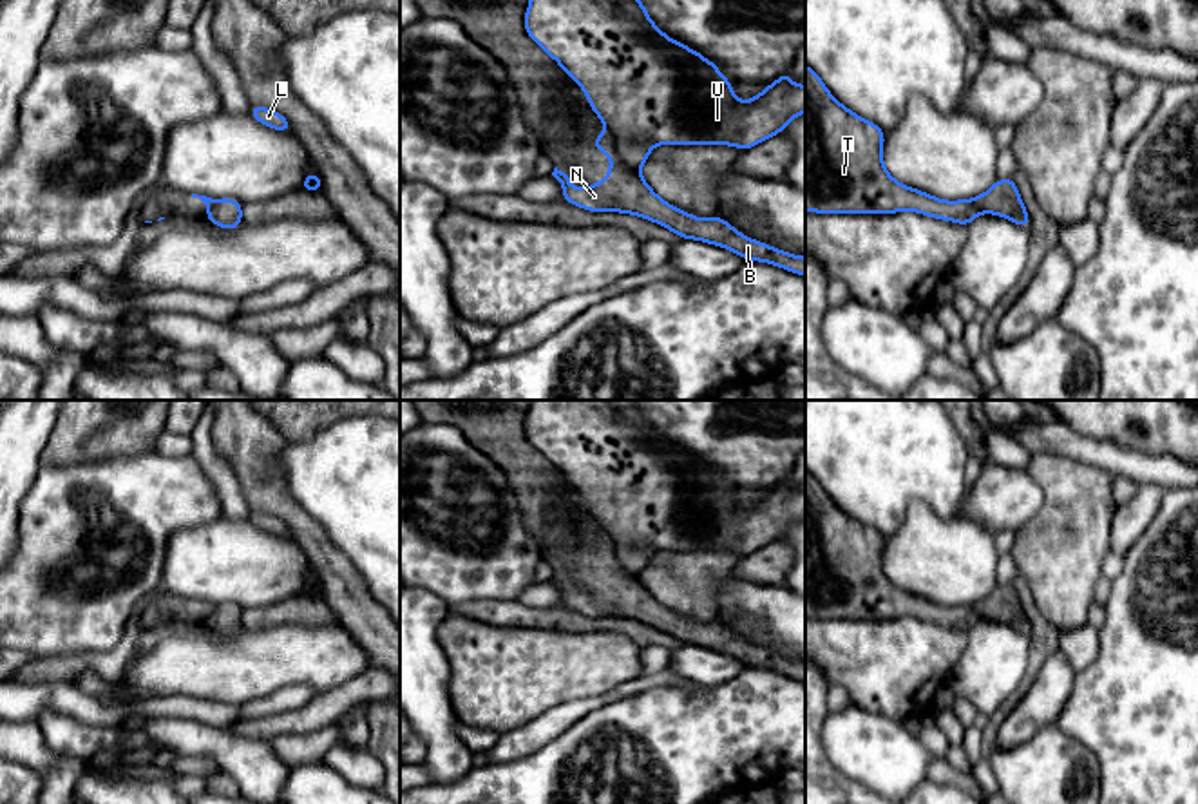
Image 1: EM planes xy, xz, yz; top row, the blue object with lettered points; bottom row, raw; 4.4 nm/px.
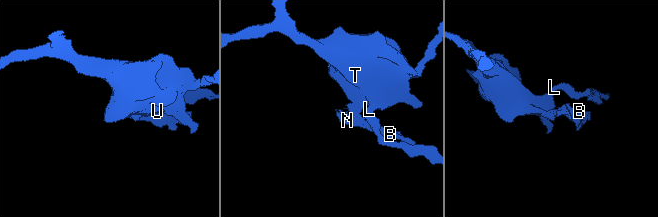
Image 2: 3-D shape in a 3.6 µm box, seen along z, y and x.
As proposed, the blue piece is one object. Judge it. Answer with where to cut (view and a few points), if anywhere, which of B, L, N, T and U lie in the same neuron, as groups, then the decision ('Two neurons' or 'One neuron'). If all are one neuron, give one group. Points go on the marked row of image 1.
Split along xz (610, 136), (616, 154), (630, 169), (637, 171). Groups: B N / L T U. Two neurons

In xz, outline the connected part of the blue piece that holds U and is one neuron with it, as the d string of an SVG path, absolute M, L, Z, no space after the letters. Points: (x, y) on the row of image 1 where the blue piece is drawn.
M530 0L525 31L585 91L630 170L641 170L650 148L662 143L747 150L805 112L805 85L793 85L789 71L749 101L738 101L718 67L668 38L639 0Z

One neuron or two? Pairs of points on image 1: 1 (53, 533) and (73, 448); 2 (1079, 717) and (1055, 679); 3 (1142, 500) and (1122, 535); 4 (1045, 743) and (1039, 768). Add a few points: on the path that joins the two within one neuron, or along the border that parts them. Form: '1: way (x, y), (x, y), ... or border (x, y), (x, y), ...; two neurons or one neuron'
1: border (111, 457), (82, 462), (40, 462); two neurons
2: border (1077, 674), (1066, 707), (1054, 721); two neurons
3: way (1140, 509), (1128, 526); one neuron
4: way (1045, 748), (1045, 763); one neuron

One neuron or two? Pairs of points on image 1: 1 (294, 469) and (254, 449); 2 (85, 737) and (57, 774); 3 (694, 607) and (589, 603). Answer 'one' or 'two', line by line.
1: two
2: two
3: two

